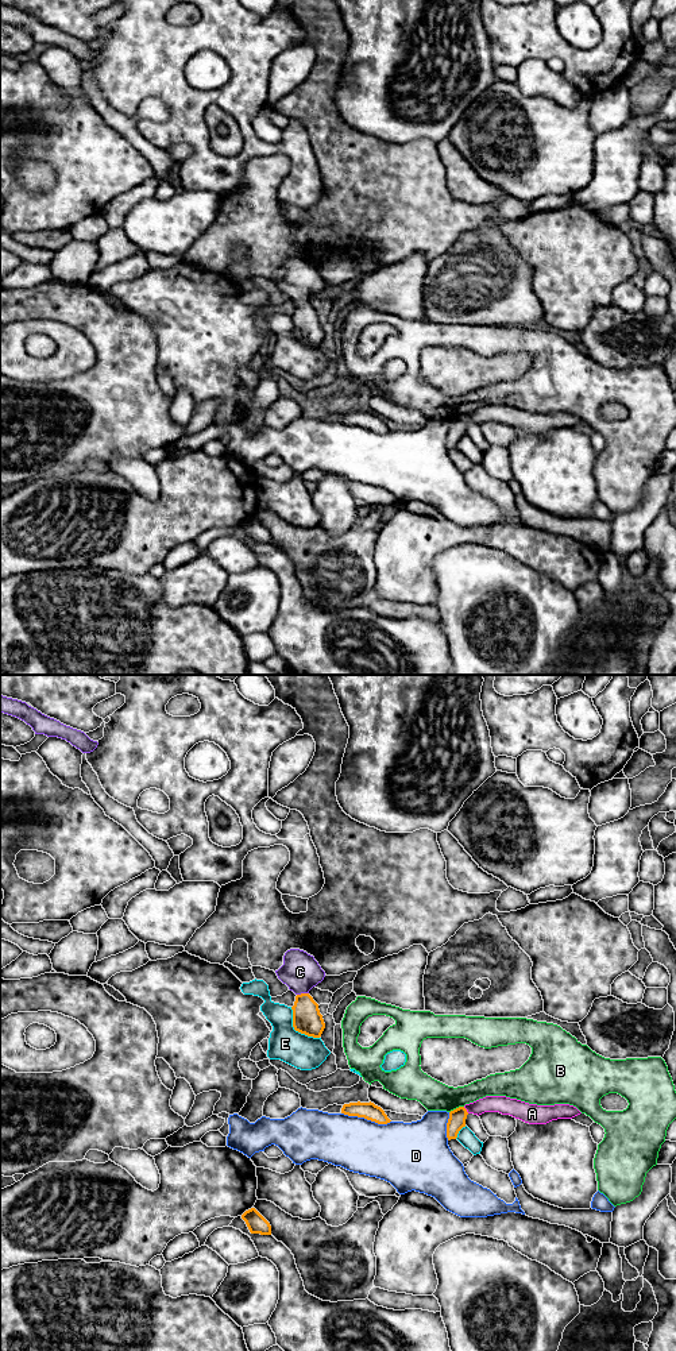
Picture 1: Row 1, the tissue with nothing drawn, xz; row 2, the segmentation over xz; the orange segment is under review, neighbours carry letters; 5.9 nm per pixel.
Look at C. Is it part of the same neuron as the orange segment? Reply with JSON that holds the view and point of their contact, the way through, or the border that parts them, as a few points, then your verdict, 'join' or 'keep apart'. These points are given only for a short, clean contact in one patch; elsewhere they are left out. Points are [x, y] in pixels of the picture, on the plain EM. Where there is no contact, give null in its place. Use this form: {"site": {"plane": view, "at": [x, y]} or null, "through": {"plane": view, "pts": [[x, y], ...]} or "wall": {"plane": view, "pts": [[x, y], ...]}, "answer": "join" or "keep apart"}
{"site": {"plane": "xz", "at": [302, 302]}, "through": {"plane": "xz", "pts": [[306, 328], [302, 302], [300, 281]]}, "answer": "join"}

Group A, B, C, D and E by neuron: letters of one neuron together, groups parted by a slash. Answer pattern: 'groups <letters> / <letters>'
groups A C / B / D / E

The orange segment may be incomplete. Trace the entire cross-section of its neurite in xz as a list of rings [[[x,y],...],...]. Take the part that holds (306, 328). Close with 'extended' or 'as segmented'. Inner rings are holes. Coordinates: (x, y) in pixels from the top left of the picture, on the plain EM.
[[[290,258],[283,265],[283,274],[275,282],[297,304],[291,316],[294,339],[320,347],[325,332],[309,300],[324,289],[325,281],[313,265],[300,258]]]; extended

